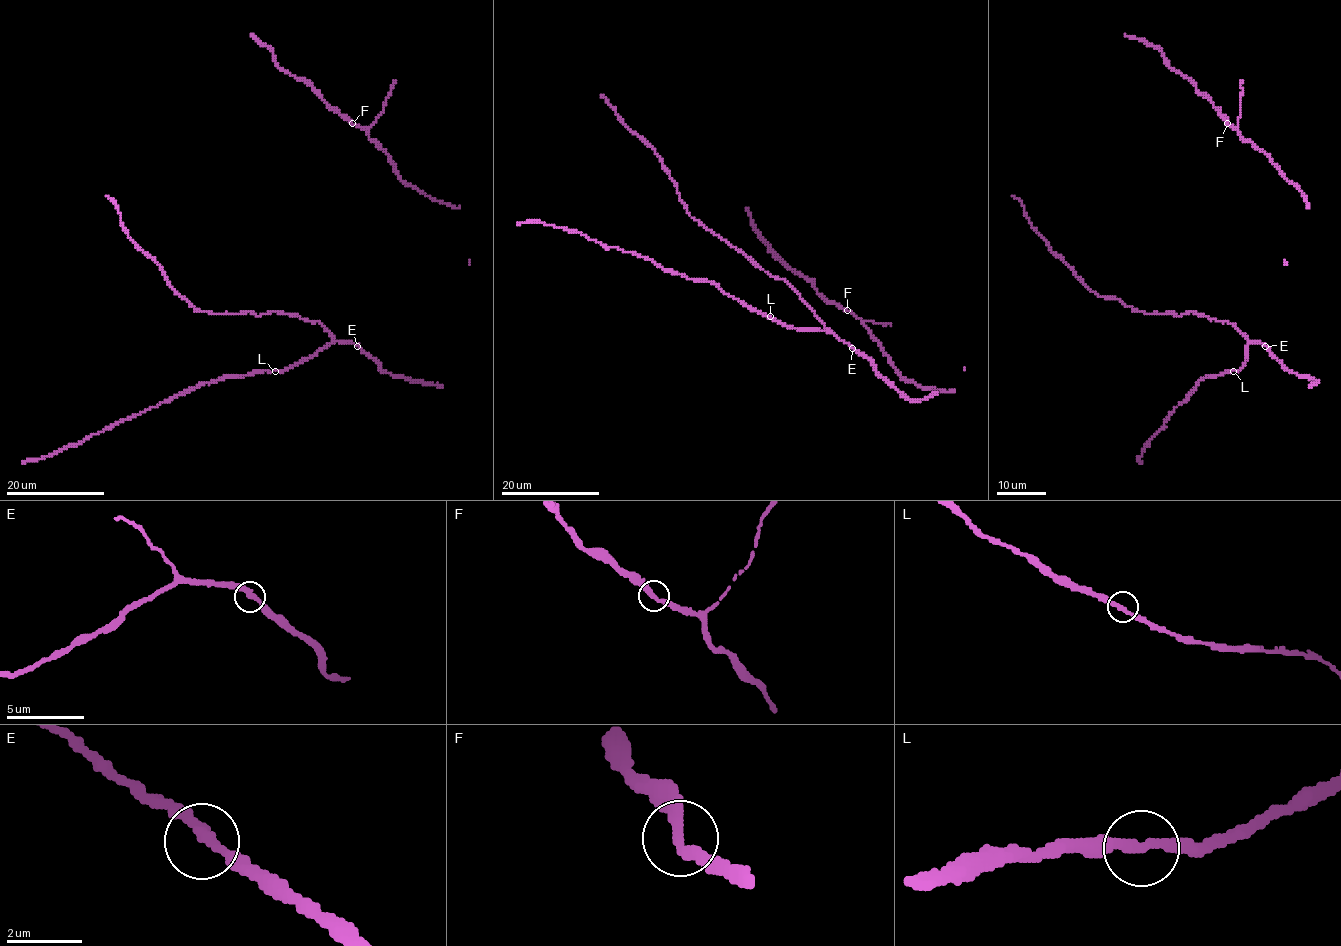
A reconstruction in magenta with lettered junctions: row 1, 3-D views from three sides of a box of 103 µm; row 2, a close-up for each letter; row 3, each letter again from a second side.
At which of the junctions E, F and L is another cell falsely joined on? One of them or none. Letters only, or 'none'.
none

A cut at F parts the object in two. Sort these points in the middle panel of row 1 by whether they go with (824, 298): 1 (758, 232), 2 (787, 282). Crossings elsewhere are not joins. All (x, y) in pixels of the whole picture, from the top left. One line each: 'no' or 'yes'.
1: yes
2: no

